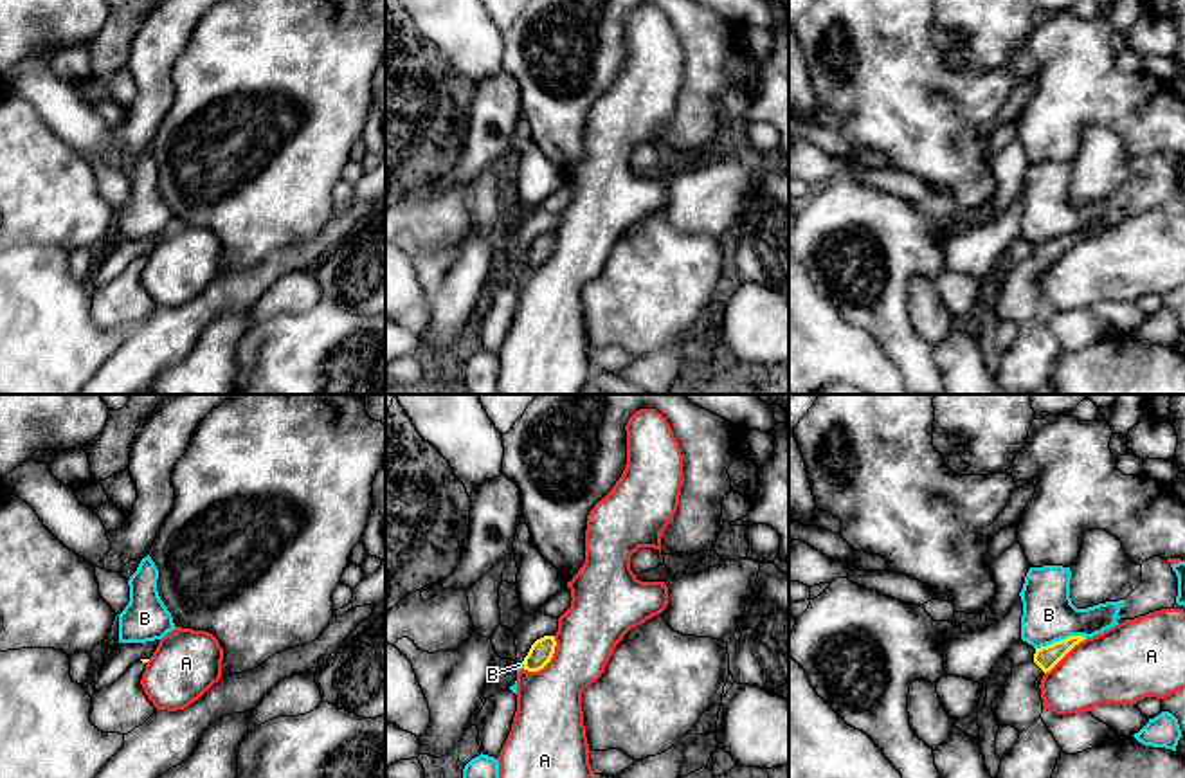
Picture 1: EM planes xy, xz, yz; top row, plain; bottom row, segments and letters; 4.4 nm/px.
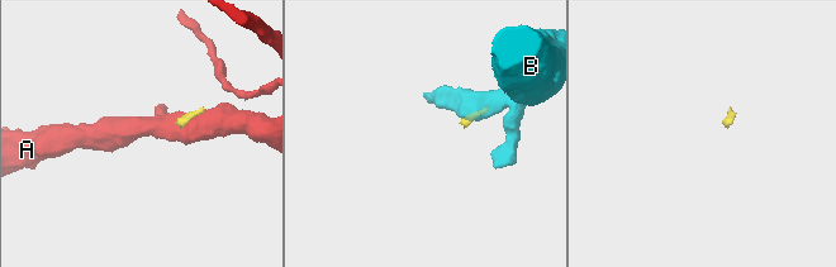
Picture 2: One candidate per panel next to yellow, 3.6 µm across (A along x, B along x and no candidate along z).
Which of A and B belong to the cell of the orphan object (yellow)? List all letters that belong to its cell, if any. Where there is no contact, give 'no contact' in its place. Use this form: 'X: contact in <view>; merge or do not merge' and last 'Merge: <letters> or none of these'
A: contact in xz; do not merge
B: contact in yz; do not merge
Merge: none of these

